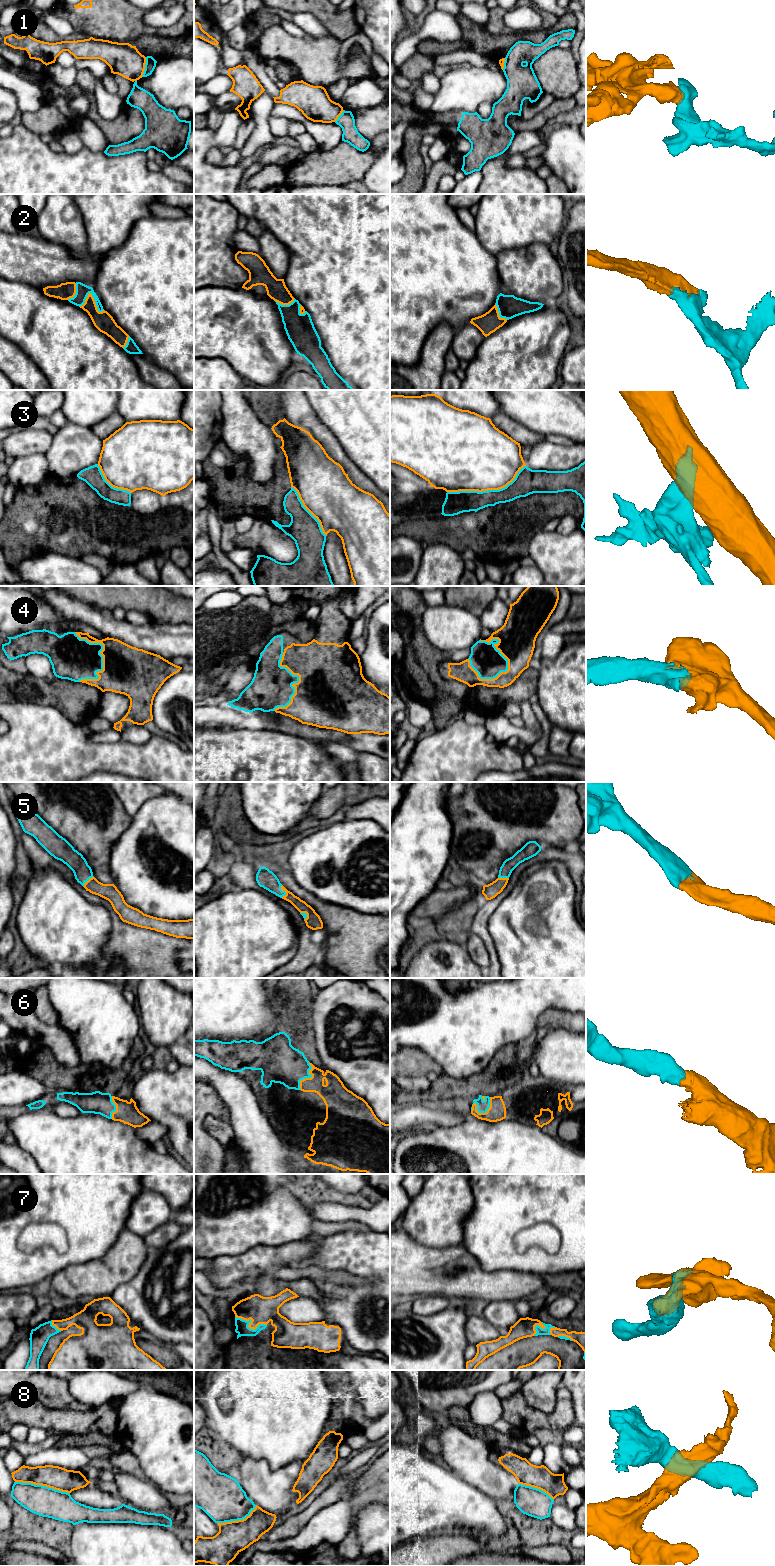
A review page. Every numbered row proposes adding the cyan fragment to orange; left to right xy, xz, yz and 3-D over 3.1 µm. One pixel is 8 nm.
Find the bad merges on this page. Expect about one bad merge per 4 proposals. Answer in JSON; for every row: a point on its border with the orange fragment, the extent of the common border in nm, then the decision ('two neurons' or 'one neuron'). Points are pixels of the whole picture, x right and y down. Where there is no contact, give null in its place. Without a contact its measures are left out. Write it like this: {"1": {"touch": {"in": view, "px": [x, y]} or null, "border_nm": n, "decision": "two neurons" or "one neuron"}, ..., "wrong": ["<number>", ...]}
{"1": {"touch": {"in": "xy", "px": [144, 67]}, "border_nm": 170, "decision": "two neurons"}, "2": {"touch": {"in": "xy", "px": [92, 297]}, "border_nm": 200, "decision": "one neuron"}, "3": {"touch": {"in": "yz", "px": [487, 490]}, "border_nm": 650, "decision": "two neurons"}, "4": {"touch": {"in": "yz", "px": [500, 652]}, "border_nm": 360, "decision": "one neuron"}, "5": {"touch": {"in": "xz", "px": [284, 890]}, "border_nm": 100, "decision": "one neuron"}, "6": {"touch": {"in": "xz", "px": [308, 1078]}, "border_nm": 240, "decision": "one neuron"}, "7": {"touch": {"in": "xz", "px": [248, 1326]}, "border_nm": 260, "decision": "one neuron"}, "8": {"touch": {"in": "xy", "px": [42, 1485]}, "border_nm": 460, "decision": "two neurons"}, "wrong": ["1", "3", "8"]}

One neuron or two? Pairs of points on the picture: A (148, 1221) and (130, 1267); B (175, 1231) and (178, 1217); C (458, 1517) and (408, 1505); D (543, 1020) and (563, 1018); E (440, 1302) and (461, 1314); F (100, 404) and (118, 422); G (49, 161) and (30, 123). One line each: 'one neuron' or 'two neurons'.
A: two neurons
B: two neurons
C: one neuron
D: one neuron
E: two neurons
F: two neurons
G: two neurons

